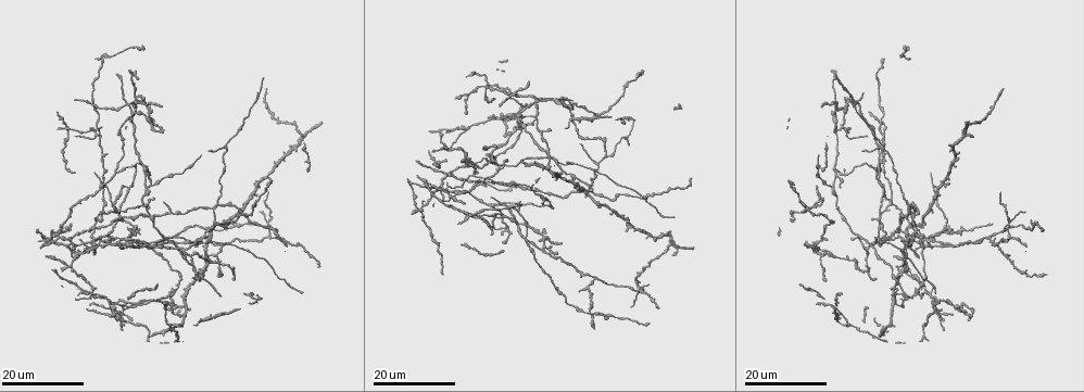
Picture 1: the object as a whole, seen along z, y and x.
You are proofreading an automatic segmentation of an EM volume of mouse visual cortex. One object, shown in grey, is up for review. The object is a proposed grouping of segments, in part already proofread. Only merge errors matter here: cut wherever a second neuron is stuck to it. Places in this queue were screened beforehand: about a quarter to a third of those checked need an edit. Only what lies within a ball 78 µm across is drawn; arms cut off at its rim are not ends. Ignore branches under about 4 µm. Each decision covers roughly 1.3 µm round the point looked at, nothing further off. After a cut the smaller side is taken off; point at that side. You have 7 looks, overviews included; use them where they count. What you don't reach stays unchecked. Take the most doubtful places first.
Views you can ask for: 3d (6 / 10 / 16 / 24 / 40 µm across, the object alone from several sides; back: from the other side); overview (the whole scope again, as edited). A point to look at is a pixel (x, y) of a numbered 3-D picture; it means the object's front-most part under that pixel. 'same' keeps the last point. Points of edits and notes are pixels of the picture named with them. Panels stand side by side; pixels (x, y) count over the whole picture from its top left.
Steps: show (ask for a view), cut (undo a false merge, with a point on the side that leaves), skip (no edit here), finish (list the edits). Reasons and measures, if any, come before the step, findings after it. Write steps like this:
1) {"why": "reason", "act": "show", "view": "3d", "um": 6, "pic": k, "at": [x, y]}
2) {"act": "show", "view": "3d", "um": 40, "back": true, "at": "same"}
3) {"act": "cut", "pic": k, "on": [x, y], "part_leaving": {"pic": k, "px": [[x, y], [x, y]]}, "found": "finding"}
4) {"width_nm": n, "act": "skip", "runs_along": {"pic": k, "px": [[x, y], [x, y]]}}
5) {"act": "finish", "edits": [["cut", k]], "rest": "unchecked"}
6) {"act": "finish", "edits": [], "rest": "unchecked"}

{"why": "three-way junction", "act": "show", "view": "3d", "um": 24, "pic": 1, "at": [504, 217]}

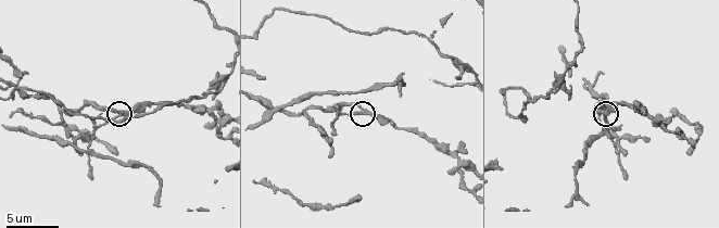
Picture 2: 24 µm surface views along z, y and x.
{"act": "show", "view": "3d", "um": 6, "pic": 2, "at": [117, 115]}

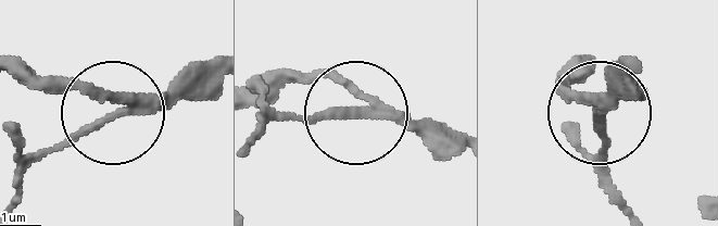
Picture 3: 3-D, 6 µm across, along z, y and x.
{"side_arm_um": 8, "arms": 3, "act": "cut", "pic": 3, "on": [87, 129], "found": "a second neuron is stuck on"}

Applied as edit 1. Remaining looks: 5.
{"why": "four or more arms meet", "act": "show", "view": "3d", "um": 16, "pic": 1, "at": [947, 228]}

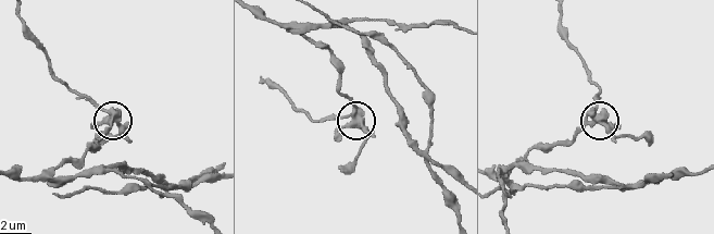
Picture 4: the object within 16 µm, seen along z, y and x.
{"act": "show", "view": "3d", "um": 10, "pic": 4, "at": [107, 116]}

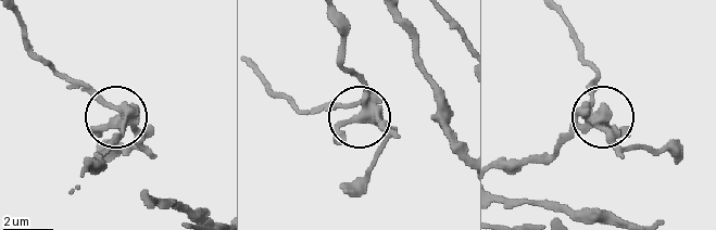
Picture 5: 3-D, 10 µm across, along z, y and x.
{"act": "show", "view": "3d", "um": 6, "pic": 5, "at": [120, 118]}

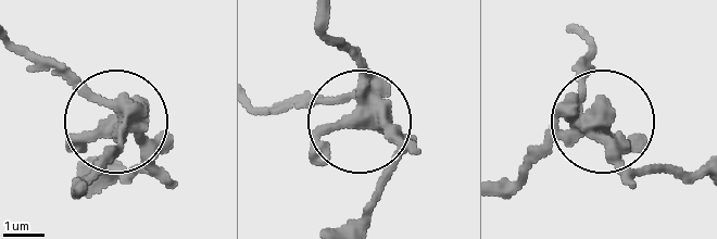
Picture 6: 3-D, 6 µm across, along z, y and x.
{"width_nm": 420, "act": "cut", "pic": 6, "on": [167, 141], "part_leaving": {"pic": 6, "px": [[368, 103], [258, 110]]}, "found": "two neurons meet here"}

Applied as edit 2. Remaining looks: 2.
{"act": "finish", "edits": [["cut", 3], ["cut", 6]], "rest": "unchecked"}

